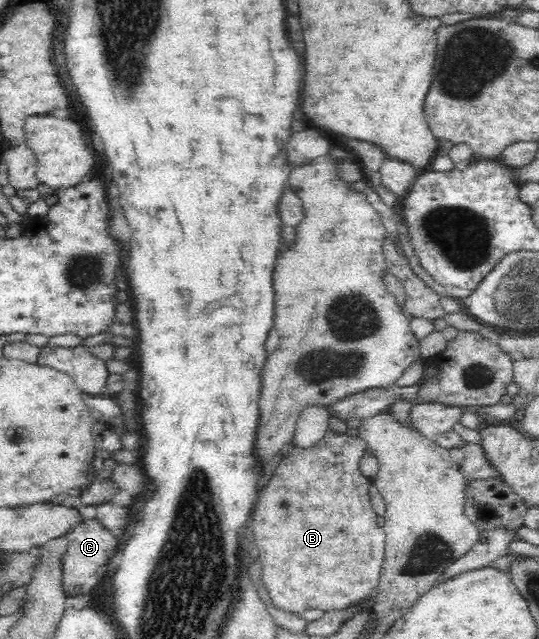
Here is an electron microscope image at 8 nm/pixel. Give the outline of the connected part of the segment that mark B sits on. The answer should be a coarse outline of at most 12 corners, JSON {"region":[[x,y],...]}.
{"region":[[366,442],[293,445],[250,529],[276,609],[376,592]]}

